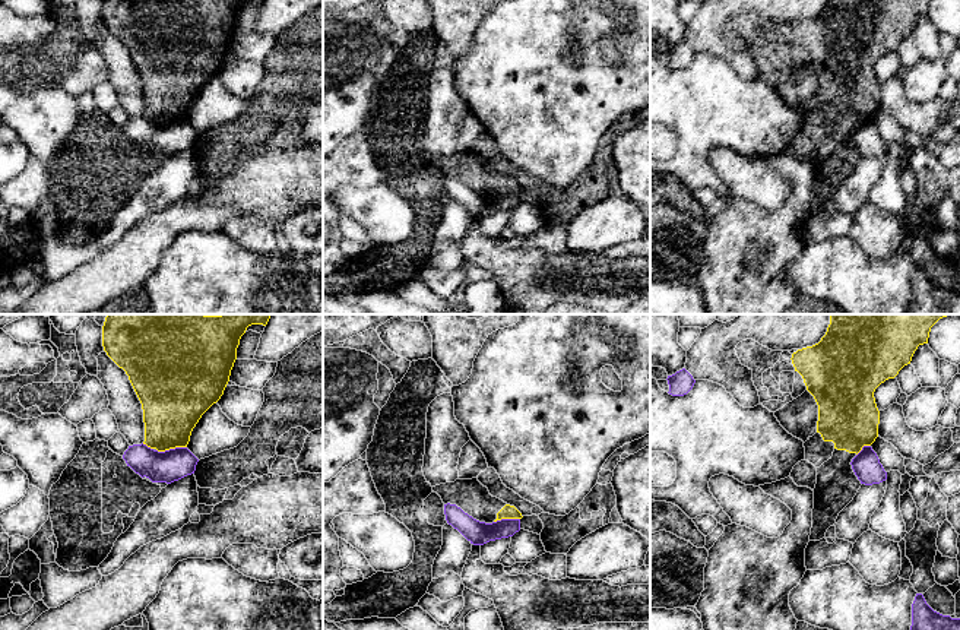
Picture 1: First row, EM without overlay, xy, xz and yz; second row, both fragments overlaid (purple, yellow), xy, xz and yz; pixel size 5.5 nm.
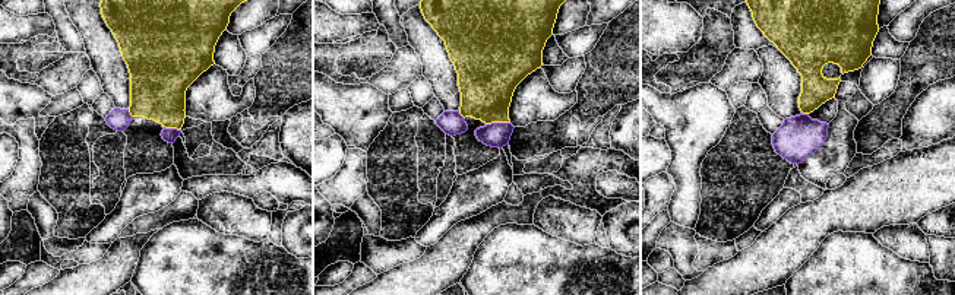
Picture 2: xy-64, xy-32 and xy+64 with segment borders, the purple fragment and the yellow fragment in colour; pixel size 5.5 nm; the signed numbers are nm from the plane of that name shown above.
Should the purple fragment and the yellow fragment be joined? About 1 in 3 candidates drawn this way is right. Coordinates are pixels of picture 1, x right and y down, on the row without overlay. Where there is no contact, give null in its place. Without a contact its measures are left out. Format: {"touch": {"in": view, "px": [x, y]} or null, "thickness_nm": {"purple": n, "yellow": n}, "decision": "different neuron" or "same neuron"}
{"touch": {"in": "xy", "px": [171, 122]}, "thickness_nm": {"purple": 180, "yellow": 340}, "decision": "different neuron"}

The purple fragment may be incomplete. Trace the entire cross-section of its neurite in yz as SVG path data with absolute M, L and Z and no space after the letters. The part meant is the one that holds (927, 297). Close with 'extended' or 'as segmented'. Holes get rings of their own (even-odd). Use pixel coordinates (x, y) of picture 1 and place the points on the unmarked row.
M916 266L906 314L960 314L960 291L934 284L923 267Z; as segmented

